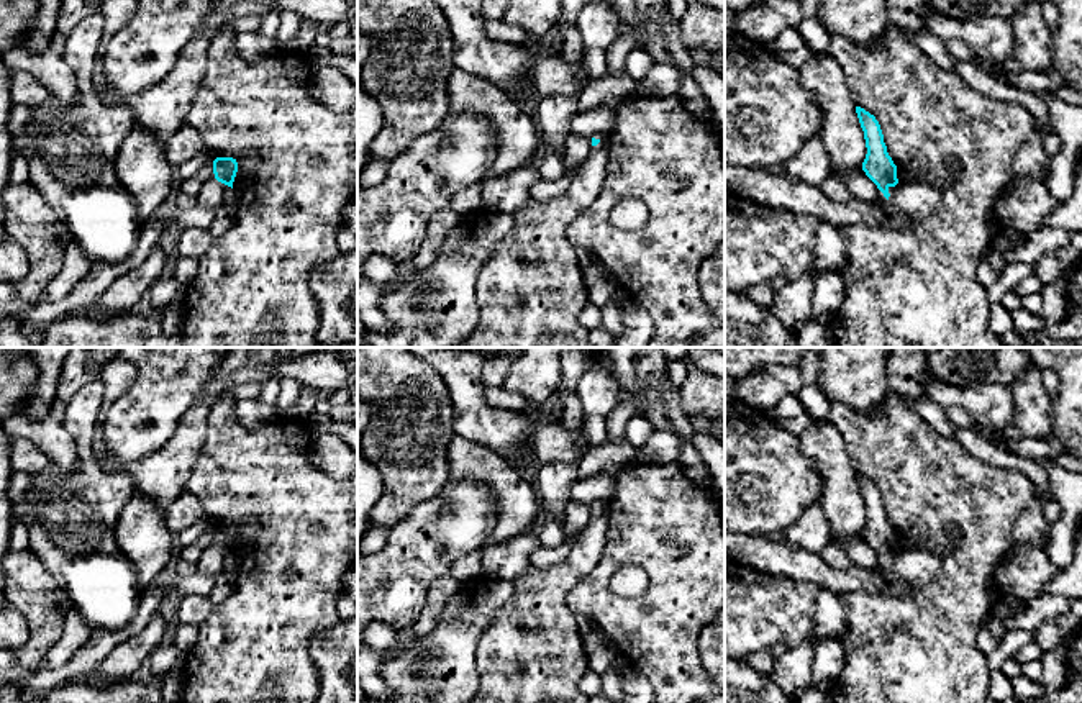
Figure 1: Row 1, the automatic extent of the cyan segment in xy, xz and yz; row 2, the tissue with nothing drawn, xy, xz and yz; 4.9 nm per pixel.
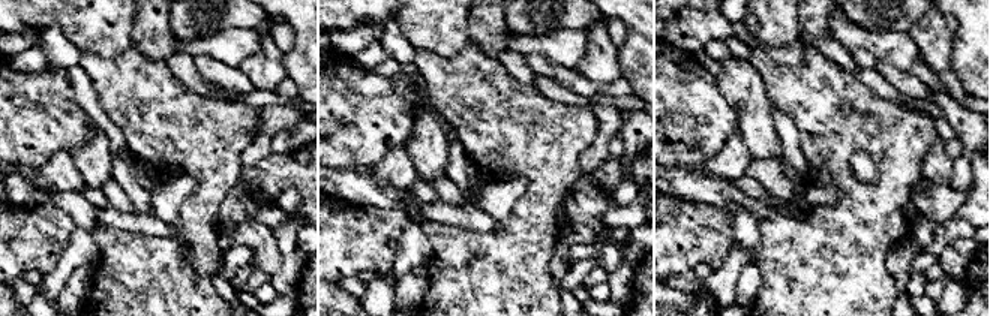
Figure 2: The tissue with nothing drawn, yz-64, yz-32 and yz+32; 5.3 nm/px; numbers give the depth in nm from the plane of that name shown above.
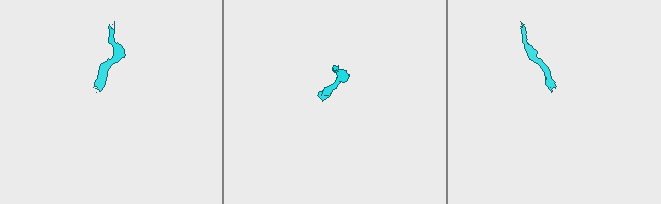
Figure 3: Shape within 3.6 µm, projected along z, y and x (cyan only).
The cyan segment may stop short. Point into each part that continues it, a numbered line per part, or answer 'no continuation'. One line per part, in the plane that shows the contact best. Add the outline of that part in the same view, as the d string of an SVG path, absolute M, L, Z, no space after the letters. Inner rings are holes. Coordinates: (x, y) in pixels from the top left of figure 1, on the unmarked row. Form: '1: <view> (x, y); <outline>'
1: xy (212, 562); M215 544L205 549L197 560L197 570L205 575L220 577L226 569L226 560L231 554L218 549Z

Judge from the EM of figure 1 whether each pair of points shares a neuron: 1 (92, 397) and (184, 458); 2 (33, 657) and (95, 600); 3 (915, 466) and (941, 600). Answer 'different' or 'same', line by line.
1: different
2: different
3: same

